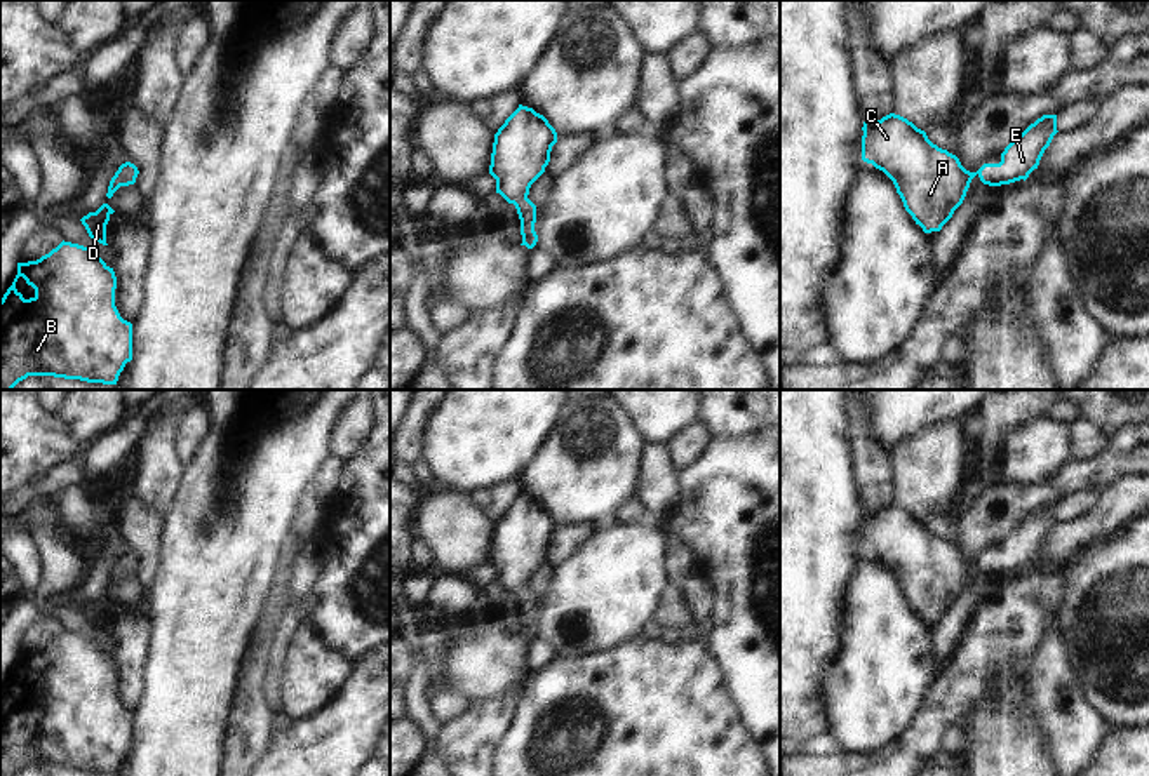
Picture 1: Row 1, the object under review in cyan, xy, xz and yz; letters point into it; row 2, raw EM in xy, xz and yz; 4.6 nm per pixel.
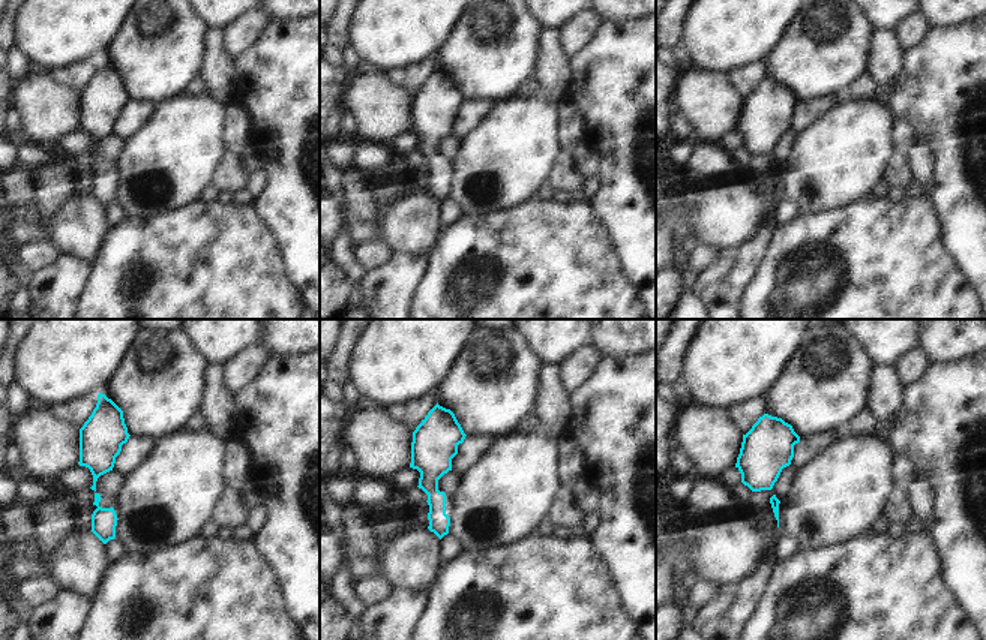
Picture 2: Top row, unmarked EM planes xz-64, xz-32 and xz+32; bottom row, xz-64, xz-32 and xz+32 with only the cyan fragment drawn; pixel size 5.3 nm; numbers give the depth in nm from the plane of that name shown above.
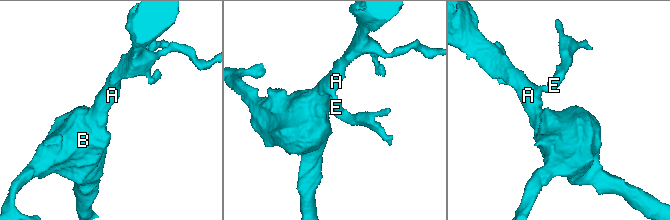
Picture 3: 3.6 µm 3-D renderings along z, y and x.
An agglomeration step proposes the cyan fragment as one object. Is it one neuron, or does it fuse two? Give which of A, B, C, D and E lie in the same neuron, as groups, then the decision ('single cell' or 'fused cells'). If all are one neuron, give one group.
A B C D E | single cell

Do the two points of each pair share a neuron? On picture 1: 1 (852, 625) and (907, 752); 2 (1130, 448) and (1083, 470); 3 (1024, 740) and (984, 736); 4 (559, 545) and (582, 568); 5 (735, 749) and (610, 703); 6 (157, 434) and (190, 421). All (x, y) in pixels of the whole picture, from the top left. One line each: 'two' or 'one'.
1: two
2: one
3: one
4: two
5: one
6: two

